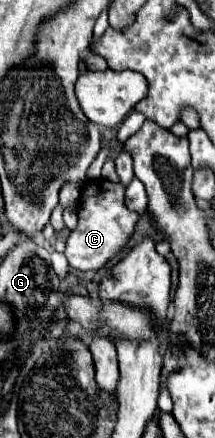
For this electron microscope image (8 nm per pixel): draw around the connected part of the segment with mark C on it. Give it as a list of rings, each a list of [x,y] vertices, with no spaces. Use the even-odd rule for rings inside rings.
[[[105,181],[105,191],[97,191],[97,195],[89,197],[89,205],[79,205],[77,217],[79,221],[67,241],[65,257],[69,265],[79,271],[99,271],[105,267],[105,263],[127,245],[139,219],[125,205],[125,187],[111,181]]]

